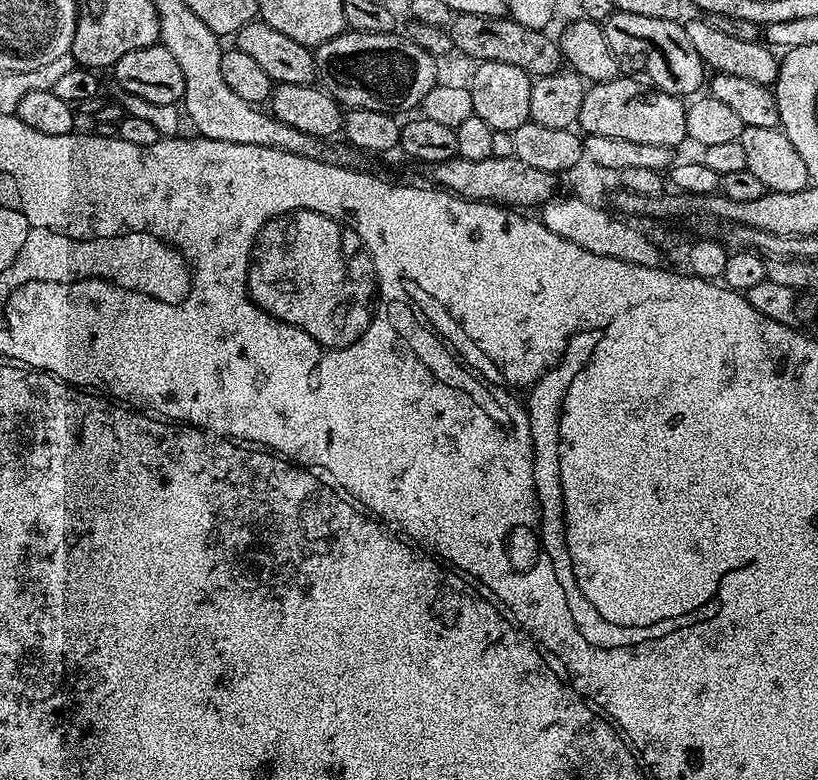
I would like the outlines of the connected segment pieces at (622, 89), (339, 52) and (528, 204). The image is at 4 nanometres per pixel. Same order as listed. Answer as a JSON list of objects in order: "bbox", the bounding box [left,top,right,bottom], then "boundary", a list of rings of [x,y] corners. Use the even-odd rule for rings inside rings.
[{"bbox":[578,79,688,149],"boundary":[[[624,79],[592,84],[585,91],[582,110],[578,110],[579,131],[584,134],[603,134],[606,138],[623,138],[626,142],[642,142],[642,146],[666,146],[675,149],[676,144],[685,143],[688,140],[688,109],[685,101],[647,83],[639,84],[636,81],[639,79]]]},{"bbox":[314,30,438,114],"boundary":[[[345,30],[330,38],[330,42],[319,44],[314,50],[316,75],[324,91],[348,110],[361,108],[401,114],[407,108],[419,109],[422,98],[438,83],[438,60],[407,35],[396,35],[395,31]]]},{"bbox":[431,156,557,210],"boundary":[[[517,156],[510,158],[482,158],[482,162],[469,160],[447,160],[431,165],[431,183],[455,195],[464,197],[465,200],[483,200],[507,206],[513,210],[532,210],[543,206],[557,195],[557,173],[537,170],[534,166],[526,166]]]}]

